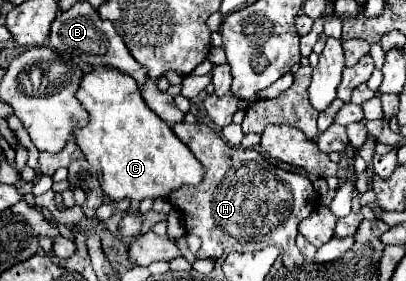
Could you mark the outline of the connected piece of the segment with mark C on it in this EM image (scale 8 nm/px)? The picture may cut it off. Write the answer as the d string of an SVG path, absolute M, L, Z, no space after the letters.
M93 68L83 76L77 100L85 106L91 120L75 132L77 144L87 162L97 170L103 192L111 200L141 202L145 198L169 198L181 186L195 186L205 170L193 152L175 136L147 104L141 100L137 82L115 68Z

